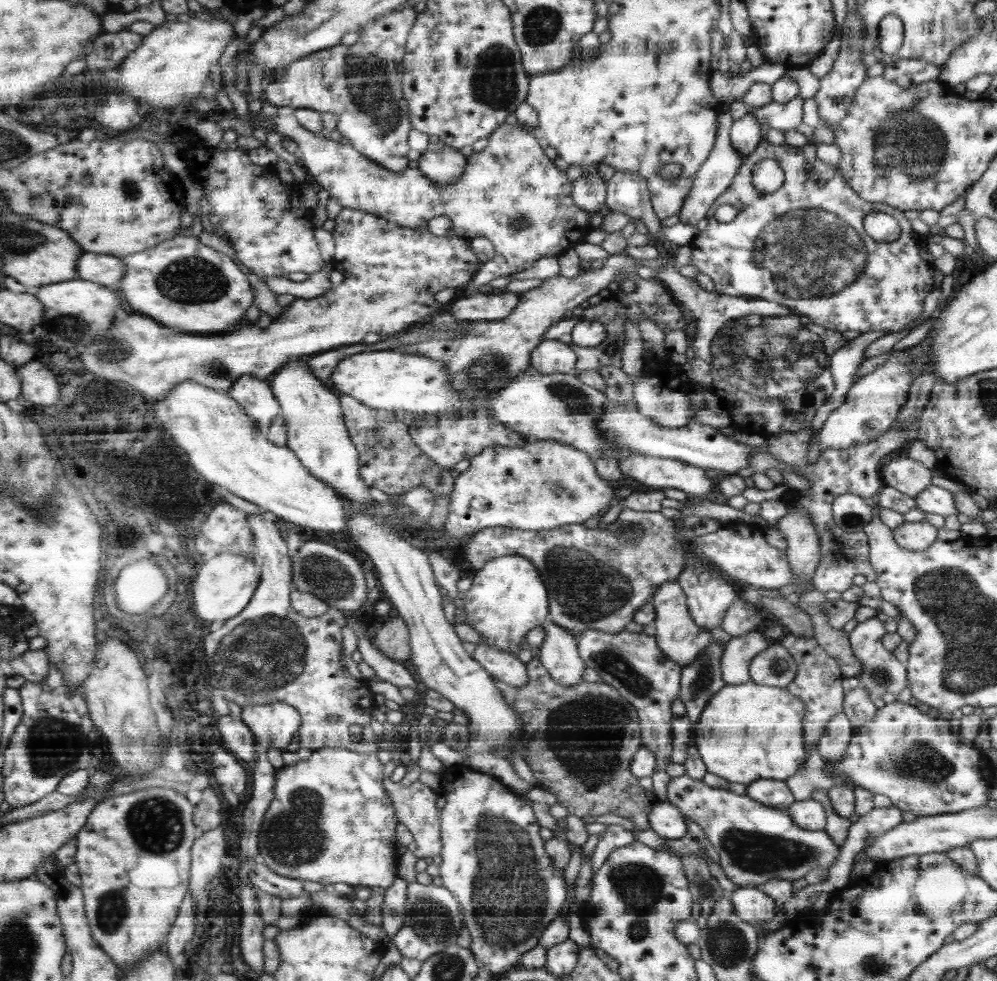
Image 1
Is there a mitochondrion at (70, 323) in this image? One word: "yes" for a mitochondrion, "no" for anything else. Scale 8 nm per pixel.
yes

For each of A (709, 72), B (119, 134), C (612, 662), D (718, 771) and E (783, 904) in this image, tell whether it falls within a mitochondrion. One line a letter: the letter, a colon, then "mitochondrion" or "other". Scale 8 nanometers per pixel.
A: other
B: other
C: mitochondrion
D: other
E: other

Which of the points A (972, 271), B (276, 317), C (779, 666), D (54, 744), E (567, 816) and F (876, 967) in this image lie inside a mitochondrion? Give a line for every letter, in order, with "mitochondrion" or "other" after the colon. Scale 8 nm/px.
A: other
B: other
C: mitochondrion
D: mitochondrion
E: other
F: mitochondrion

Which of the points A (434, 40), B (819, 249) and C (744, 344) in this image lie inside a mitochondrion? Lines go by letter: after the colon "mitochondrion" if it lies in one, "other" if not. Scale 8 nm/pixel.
A: other
B: mitochondrion
C: mitochondrion

